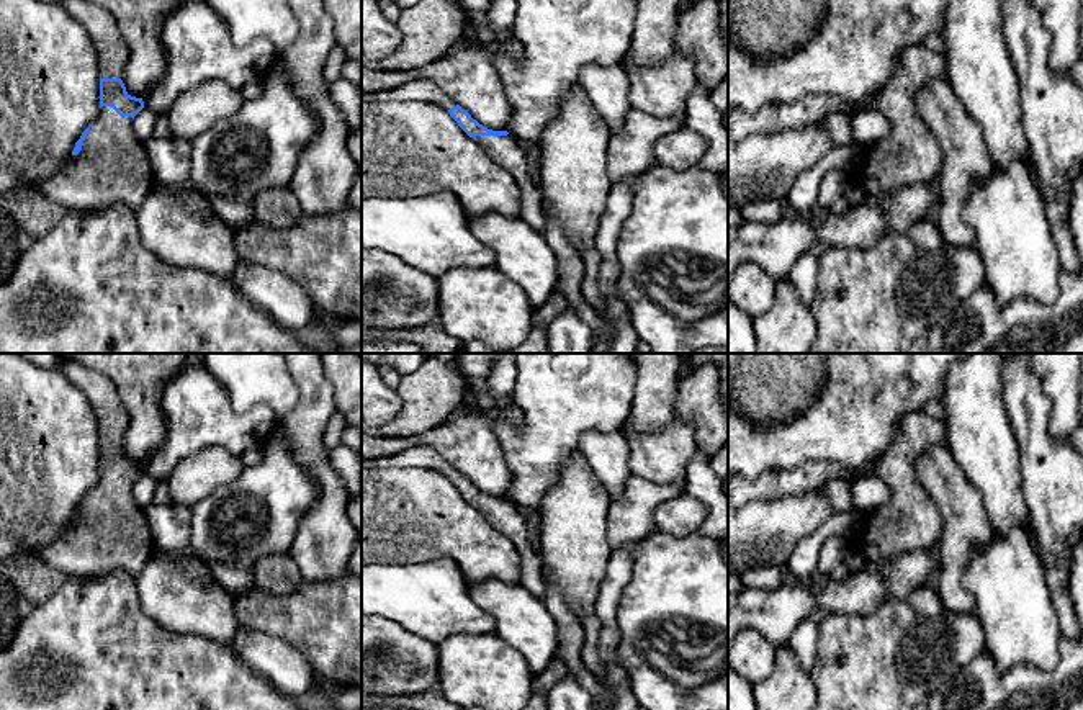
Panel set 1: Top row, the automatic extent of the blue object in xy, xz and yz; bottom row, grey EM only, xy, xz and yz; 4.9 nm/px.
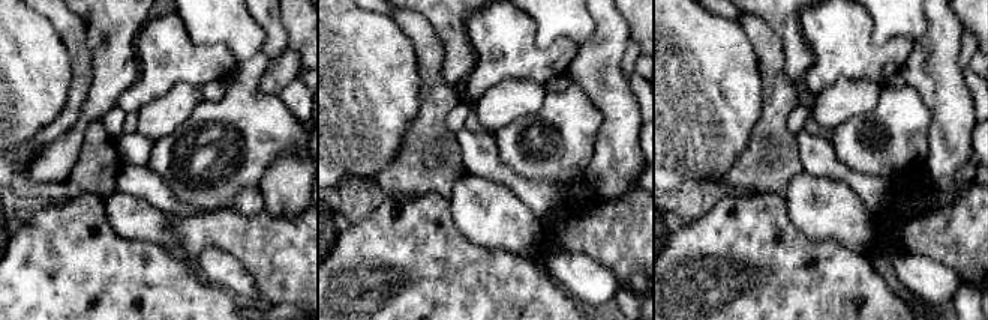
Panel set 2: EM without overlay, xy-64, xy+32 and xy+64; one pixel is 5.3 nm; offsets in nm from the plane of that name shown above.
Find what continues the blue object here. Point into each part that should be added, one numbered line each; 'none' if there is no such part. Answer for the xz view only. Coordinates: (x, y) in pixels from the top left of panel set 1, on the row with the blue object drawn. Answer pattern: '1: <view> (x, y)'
1: xz (424, 90)
2: xz (504, 149)

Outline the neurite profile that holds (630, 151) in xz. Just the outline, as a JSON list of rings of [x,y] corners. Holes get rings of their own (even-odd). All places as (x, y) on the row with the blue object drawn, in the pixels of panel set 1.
[[[631,106],[623,128],[618,133],[610,133],[607,146],[610,185],[649,170],[656,164],[654,142],[682,128],[685,128],[685,115],[659,118]]]

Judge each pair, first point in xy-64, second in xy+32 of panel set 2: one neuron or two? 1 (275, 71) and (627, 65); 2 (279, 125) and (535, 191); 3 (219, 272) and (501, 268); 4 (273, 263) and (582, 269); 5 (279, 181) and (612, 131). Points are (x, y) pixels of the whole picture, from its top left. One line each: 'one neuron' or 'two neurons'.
1: one neuron
2: two neurons
3: two neurons
4: two neurons
5: one neuron

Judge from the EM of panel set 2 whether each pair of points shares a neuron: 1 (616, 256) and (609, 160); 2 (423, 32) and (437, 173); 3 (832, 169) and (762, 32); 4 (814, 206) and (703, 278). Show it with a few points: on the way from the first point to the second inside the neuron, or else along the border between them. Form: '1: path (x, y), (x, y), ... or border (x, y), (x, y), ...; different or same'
1: border (637, 185), (616, 199), (601, 202); different
2: path (431, 66), (432, 138); same
3: border (795, 132), (799, 163), (804, 170); different
4: border (783, 197), (790, 223), (807, 238), (820, 241); different

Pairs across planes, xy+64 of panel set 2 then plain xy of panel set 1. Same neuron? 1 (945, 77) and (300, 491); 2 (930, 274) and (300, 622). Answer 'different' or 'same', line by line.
1: different
2: different

